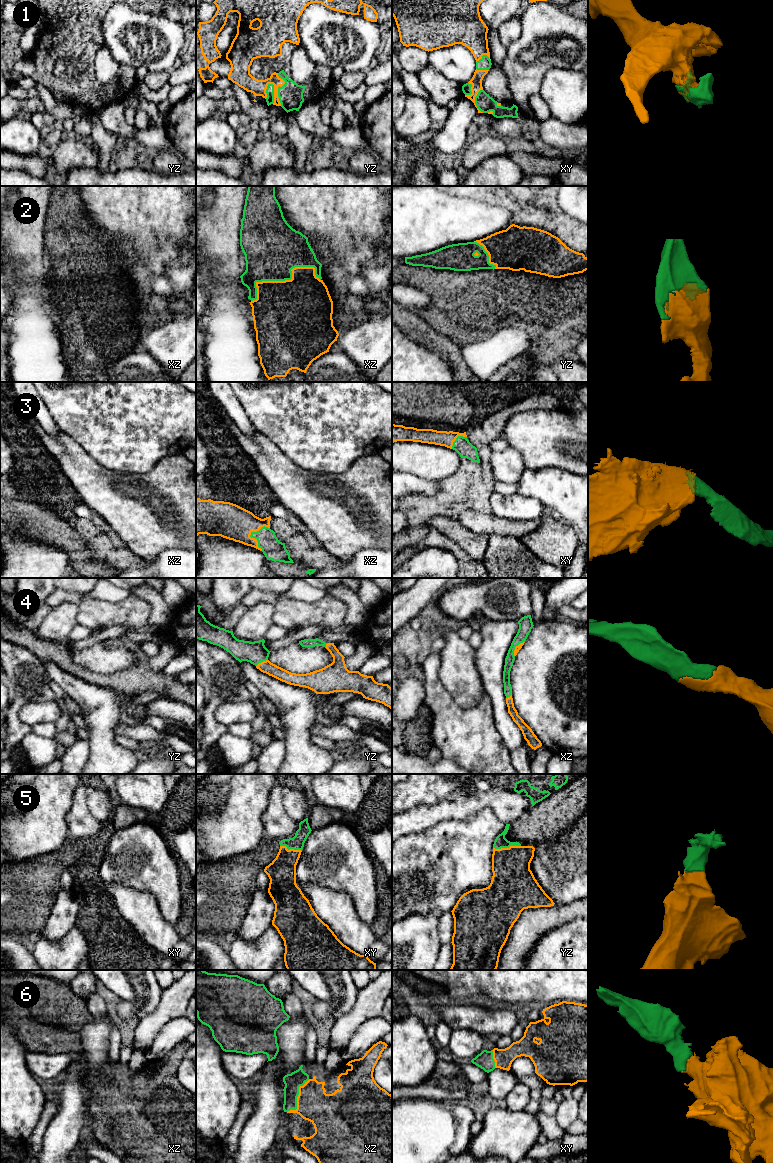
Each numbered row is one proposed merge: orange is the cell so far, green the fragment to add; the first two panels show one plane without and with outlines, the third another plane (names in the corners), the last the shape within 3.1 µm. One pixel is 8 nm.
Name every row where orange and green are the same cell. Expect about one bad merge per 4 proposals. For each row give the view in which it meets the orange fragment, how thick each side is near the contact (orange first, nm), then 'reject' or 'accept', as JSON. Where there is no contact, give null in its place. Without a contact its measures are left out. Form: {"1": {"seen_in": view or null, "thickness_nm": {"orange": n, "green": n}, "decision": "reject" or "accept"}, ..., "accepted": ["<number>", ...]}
{"1": {"seen_in": "yz", "thickness_nm": {"orange": 130, "green": 60}, "decision": "accept"}, "2": {"seen_in": "xz", "thickness_nm": {"orange": 500, "green": 420}, "decision": "accept"}, "3": {"seen_in": "xz", "thickness_nm": {"orange": 280, "green": 170}, "decision": "accept"}, "4": {"seen_in": "xz", "thickness_nm": {"orange": 50, "green": 110}, "decision": "accept"}, "5": {"seen_in": "yz", "thickness_nm": {"orange": 320, "green": 100}, "decision": "accept"}, "6": {"seen_in": "xz", "thickness_nm": {"orange": 280, "green": 140}, "decision": "accept"}, "accepted": ["1", "2", "3", "4", "5", "6"]}

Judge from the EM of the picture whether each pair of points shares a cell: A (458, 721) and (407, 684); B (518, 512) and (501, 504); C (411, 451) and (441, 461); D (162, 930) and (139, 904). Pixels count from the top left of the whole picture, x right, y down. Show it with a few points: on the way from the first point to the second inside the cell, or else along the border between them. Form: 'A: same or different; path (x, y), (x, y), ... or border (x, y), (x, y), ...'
A: different; border (421, 680), (425, 692), (424, 704)
B: same; path (514, 508), (512, 506), (505, 506)
C: same; path (418, 458), (434, 461)
D: same; path (156, 924), (142, 910)

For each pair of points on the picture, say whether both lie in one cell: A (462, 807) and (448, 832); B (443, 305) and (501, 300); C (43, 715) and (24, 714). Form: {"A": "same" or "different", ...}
{"A": "different", "B": "same", "C": "same"}

